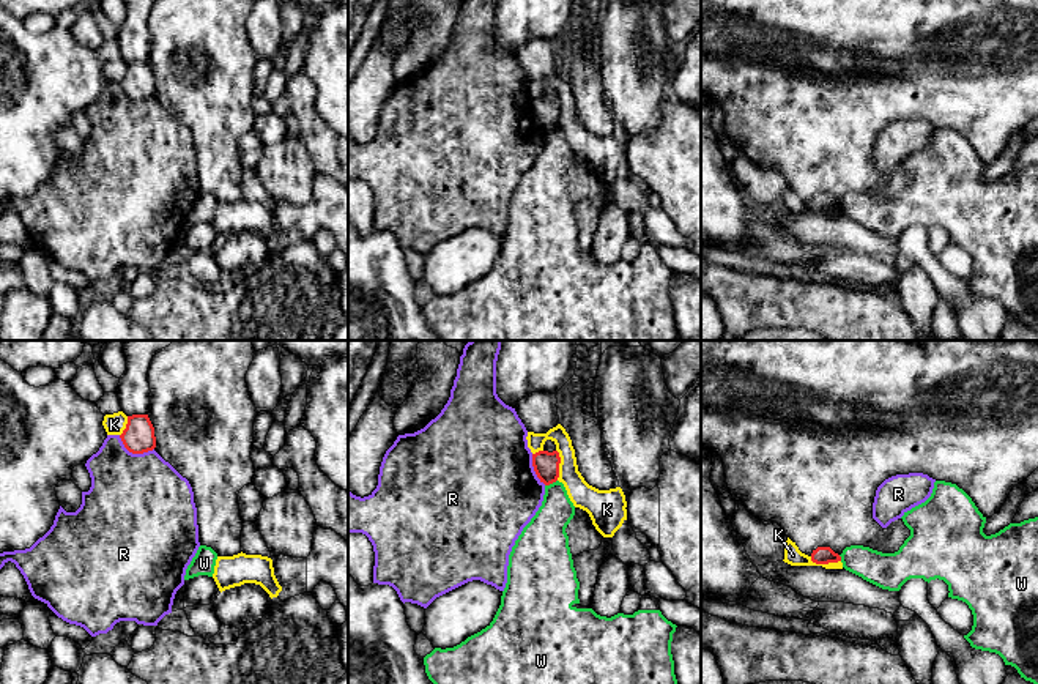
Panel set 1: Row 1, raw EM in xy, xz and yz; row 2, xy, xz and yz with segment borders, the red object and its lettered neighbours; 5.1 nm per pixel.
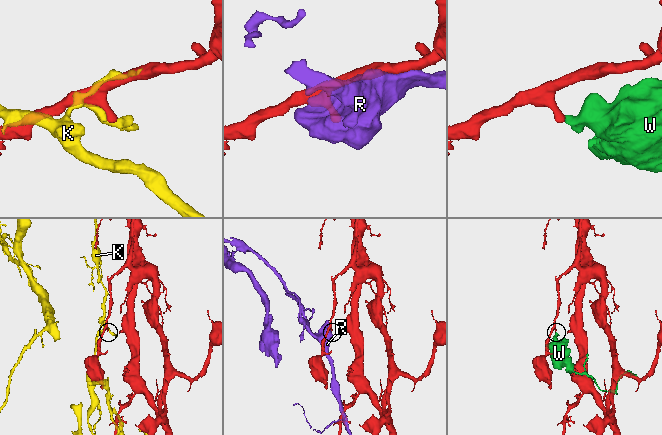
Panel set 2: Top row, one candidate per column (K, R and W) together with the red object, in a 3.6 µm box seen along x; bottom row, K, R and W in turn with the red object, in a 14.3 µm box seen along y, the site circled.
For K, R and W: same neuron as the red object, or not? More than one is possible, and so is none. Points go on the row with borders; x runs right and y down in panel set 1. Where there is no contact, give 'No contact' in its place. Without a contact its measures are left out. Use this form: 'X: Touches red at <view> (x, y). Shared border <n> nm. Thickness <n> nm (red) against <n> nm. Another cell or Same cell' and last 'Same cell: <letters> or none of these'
K: Touches red at yz (824, 563). Shared border 160 nm. Thickness 100 nm (red) against 90 nm. Another cell
R: Touches red at xy (134, 453). Shared border 200 nm. Thickness 160 nm (red) against 500 nm. Another cell
W: Touches red at xz (550, 483). Shared border 70 nm. Thickness 130 nm (red) against 200 nm. Another cell
Same cell: none of these

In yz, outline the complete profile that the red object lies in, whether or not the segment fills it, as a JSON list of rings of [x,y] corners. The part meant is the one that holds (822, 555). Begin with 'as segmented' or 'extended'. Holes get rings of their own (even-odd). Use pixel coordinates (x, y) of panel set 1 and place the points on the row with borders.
as segmented; [[[817,547],[811,553],[811,561],[816,564],[829,564],[841,561],[841,556],[835,553],[830,547]]]

